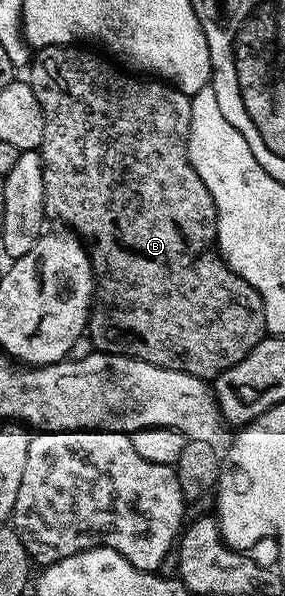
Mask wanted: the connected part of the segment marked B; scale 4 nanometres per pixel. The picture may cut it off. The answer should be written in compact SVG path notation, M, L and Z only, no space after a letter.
M79 45L41 47L34 52L29 64L29 72L31 71L29 82L41 105L41 113L45 117L45 137L38 149L43 159L45 185L43 214L48 220L60 219L63 222L60 224L64 228L70 229L82 239L83 246L87 248L87 255L91 259L91 268L95 271L95 297L91 304L91 318L87 320L86 334L96 352L129 355L133 359L140 359L158 367L184 371L198 379L214 380L222 371L244 359L264 339L268 330L265 325L265 305L257 289L253 289L249 281L245 281L228 269L227 263L217 250L217 209L213 205L213 197L209 189L205 189L205 181L197 177L197 169L193 169L187 156L187 138L191 132L192 96L178 91L166 81L156 81L151 77L136 77L120 69L114 62L108 61L102 54L99 56L94 53L99 54Z

